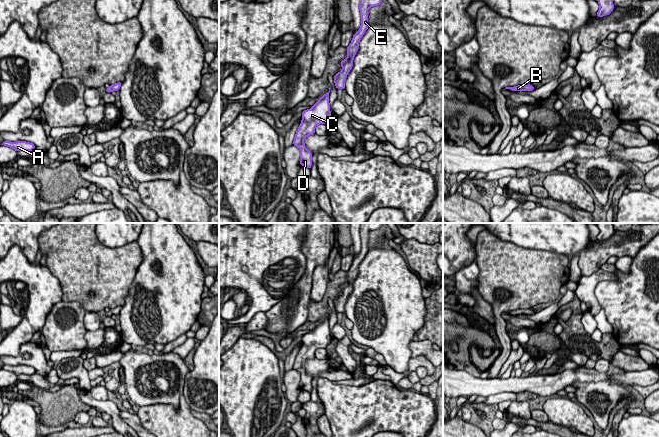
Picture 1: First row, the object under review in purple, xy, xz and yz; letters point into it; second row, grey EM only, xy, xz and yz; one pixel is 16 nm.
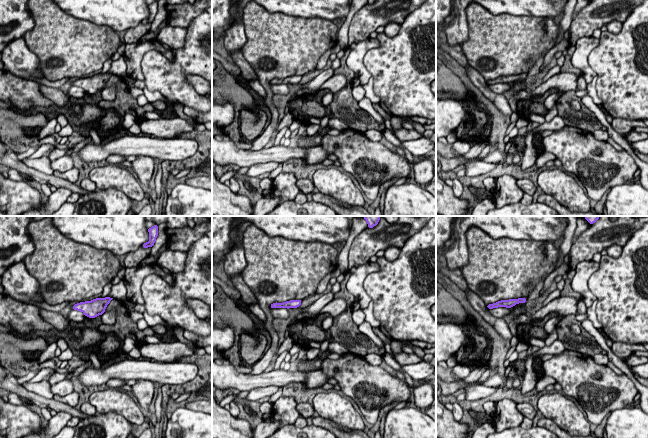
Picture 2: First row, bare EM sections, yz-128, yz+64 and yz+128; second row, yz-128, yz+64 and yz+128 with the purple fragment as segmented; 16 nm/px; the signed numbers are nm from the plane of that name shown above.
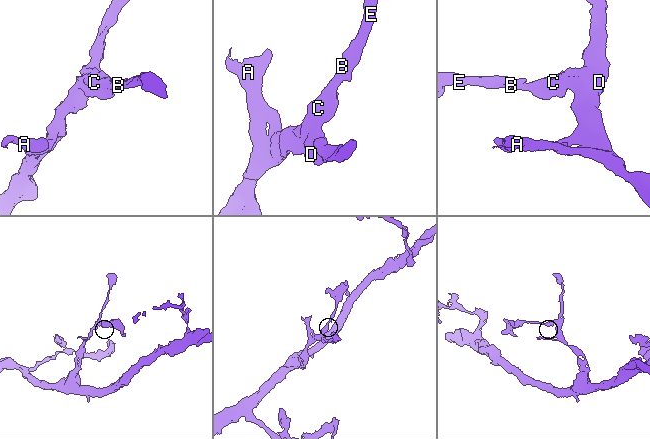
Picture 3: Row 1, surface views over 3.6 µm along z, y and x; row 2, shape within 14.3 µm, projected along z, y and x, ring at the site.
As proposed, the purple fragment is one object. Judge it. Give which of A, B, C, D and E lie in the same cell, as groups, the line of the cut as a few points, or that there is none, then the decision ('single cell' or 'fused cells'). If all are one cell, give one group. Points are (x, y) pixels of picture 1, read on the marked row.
A B C D E; no cut; single cell

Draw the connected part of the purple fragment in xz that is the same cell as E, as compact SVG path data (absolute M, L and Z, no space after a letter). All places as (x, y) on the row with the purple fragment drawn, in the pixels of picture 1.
M360 0L359 9L361 15L361 26L360 29L353 35L352 41L347 47L347 58L340 62L342 70L333 77L337 89L345 89L345 80L353 67L353 59L359 49L359 41L369 27L368 9L370 7L380 5L381 2L382 0Z

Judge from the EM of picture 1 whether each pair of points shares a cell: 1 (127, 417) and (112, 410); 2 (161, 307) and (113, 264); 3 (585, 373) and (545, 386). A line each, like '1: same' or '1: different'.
1: different
2: different
3: same

